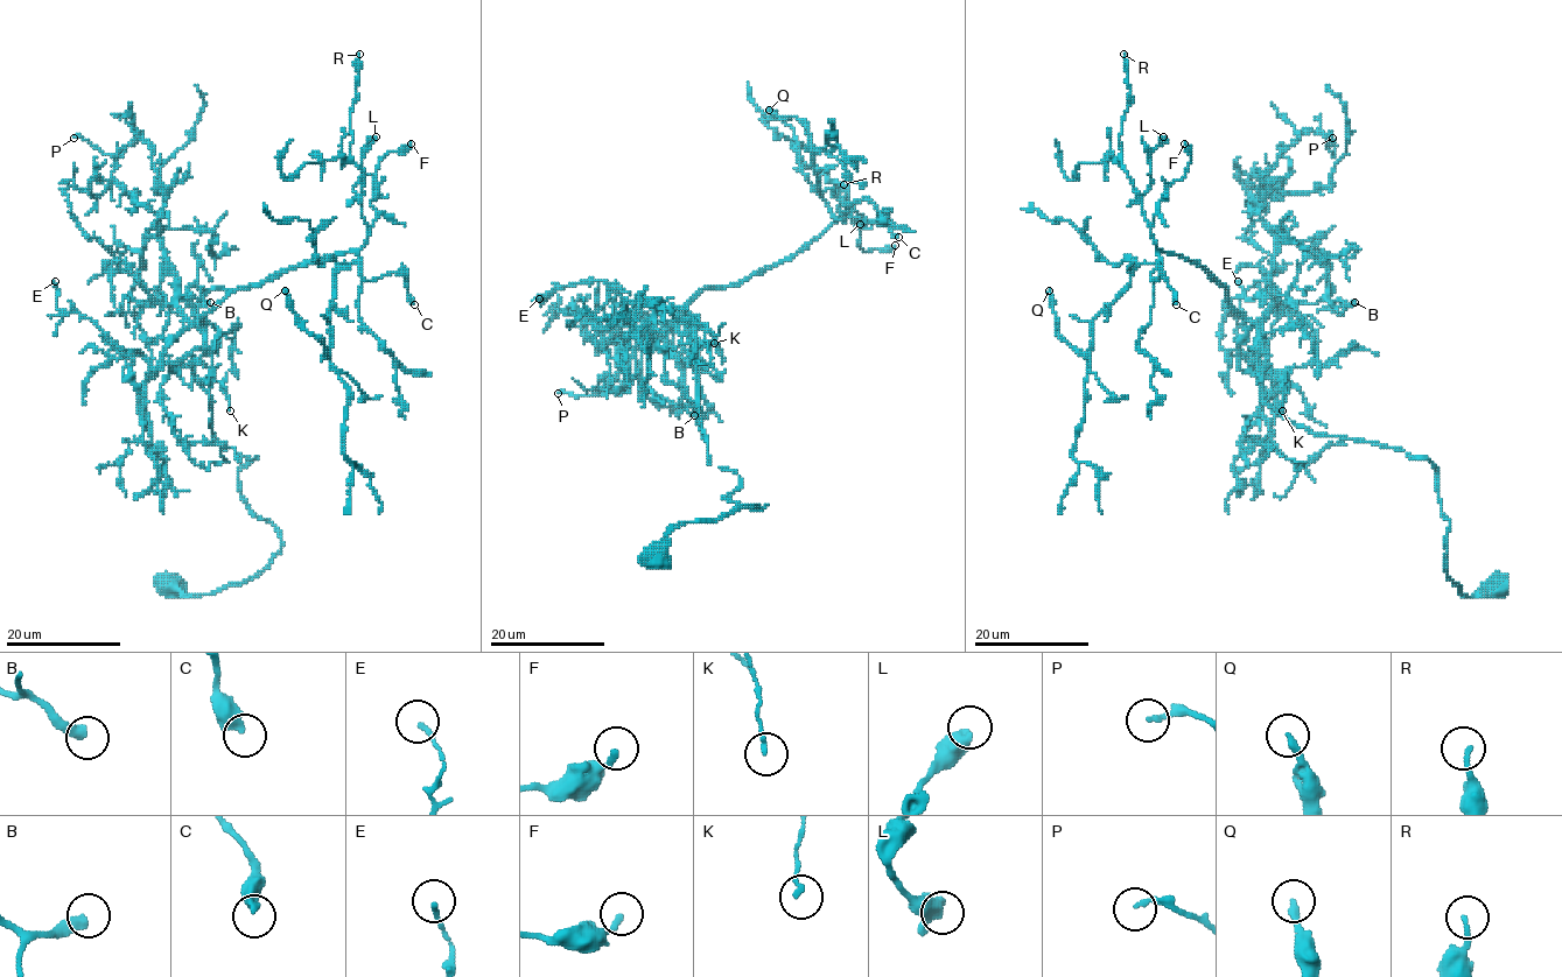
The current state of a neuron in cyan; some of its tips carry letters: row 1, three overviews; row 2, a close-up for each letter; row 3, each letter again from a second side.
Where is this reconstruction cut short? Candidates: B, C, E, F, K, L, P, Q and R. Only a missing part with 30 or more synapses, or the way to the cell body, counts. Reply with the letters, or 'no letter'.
no letter

